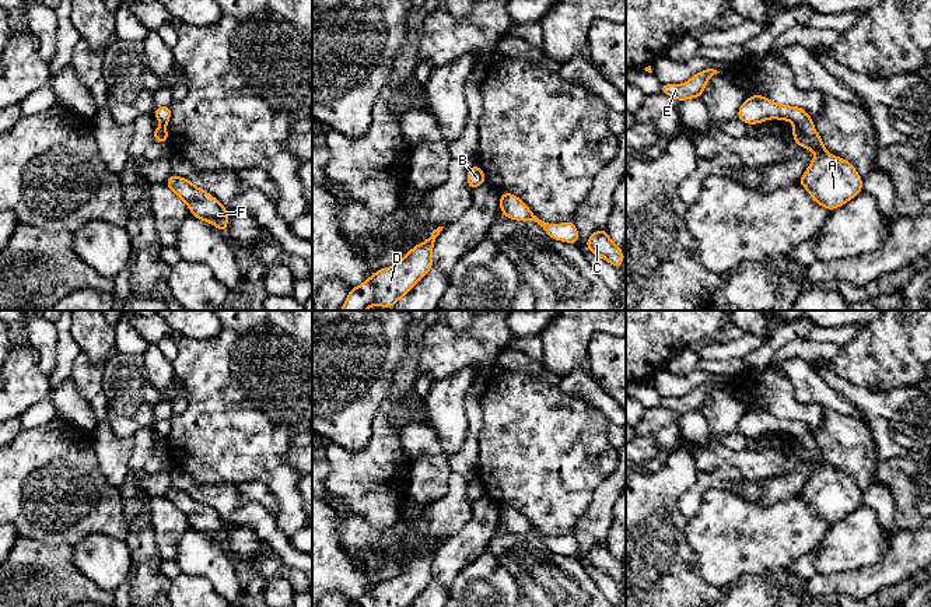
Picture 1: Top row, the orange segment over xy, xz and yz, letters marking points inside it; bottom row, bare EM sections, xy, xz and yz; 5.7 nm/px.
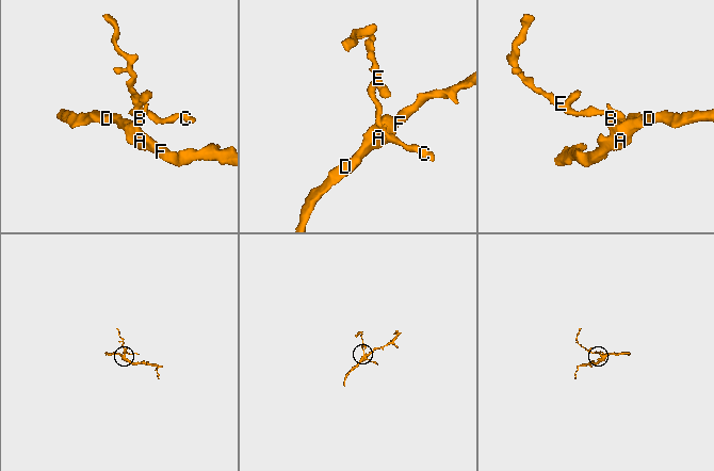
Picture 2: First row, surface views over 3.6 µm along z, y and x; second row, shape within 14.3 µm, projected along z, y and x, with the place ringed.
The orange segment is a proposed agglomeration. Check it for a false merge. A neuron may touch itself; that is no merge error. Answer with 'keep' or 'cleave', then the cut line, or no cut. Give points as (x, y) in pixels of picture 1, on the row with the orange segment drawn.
keep | no cut

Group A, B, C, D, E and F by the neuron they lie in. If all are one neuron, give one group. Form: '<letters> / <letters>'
A B C D E F

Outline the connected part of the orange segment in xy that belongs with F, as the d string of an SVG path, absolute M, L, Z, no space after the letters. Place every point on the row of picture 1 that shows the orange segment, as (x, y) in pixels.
M174 173L167 179L165 185L185 201L193 217L217 227L225 234L230 211L209 192Z

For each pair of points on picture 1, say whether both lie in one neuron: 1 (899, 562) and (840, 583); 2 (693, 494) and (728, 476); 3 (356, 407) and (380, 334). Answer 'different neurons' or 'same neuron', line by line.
1: same neuron
2: same neuron
3: same neuron

